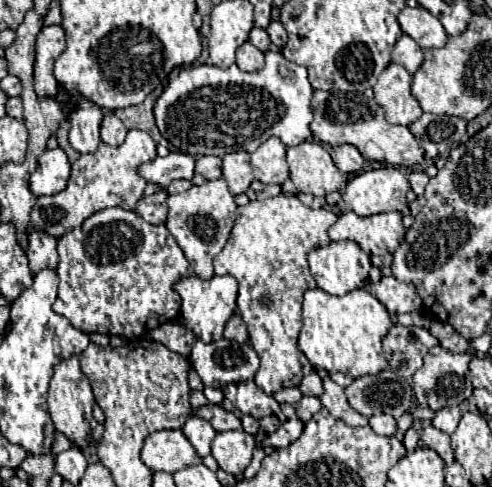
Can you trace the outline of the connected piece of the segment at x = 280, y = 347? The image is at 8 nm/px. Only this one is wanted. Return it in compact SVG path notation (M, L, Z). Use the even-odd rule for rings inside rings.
M277 195L263 201L249 201L243 207L237 207L237 219L231 229L229 241L221 253L213 259L215 275L233 275L239 283L237 293L237 311L249 329L249 339L253 349L261 359L261 367L255 375L255 383L267 393L275 393L283 387L297 387L309 371L313 371L307 357L297 347L297 335L301 329L301 301L307 289L315 287L315 279L307 269L307 253L315 247L325 247L331 243L327 229L337 221L337 215L329 209L311 209L305 207L297 195Z

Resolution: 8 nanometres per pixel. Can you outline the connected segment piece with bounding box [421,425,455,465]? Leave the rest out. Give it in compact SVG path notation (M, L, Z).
M433 425L423 427L423 431L421 431L421 443L423 443L425 447L437 451L439 457L441 457L447 465L451 465L451 463L455 461L455 459L453 459L451 445L449 445L449 435L443 433L443 431L439 431L439 429L435 429Z

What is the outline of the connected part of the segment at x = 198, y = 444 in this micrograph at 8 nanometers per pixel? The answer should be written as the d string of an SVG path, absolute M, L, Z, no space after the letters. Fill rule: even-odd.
M191 415L187 421L185 421L185 425L183 425L183 435L191 441L191 445L195 447L195 451L197 451L197 455L201 457L201 459L205 459L209 453L211 453L211 441L213 441L213 437L217 435L215 431L213 431L213 427L207 423L207 421L203 421L203 419L199 419L199 417L195 417L195 415Z

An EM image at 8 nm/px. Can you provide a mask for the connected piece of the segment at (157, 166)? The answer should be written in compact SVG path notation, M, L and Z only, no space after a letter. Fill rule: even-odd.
M169 153L167 157L155 157L153 161L143 163L139 173L149 183L157 183L165 189L175 179L191 181L195 173L195 159L187 153Z

